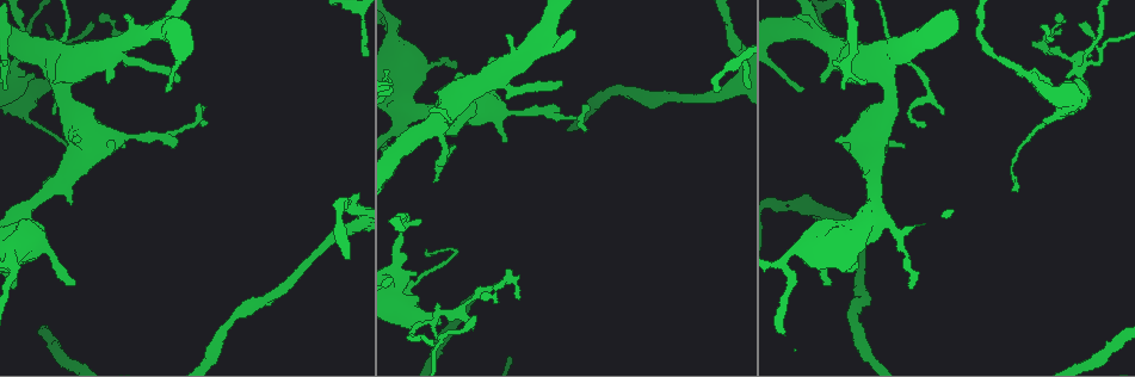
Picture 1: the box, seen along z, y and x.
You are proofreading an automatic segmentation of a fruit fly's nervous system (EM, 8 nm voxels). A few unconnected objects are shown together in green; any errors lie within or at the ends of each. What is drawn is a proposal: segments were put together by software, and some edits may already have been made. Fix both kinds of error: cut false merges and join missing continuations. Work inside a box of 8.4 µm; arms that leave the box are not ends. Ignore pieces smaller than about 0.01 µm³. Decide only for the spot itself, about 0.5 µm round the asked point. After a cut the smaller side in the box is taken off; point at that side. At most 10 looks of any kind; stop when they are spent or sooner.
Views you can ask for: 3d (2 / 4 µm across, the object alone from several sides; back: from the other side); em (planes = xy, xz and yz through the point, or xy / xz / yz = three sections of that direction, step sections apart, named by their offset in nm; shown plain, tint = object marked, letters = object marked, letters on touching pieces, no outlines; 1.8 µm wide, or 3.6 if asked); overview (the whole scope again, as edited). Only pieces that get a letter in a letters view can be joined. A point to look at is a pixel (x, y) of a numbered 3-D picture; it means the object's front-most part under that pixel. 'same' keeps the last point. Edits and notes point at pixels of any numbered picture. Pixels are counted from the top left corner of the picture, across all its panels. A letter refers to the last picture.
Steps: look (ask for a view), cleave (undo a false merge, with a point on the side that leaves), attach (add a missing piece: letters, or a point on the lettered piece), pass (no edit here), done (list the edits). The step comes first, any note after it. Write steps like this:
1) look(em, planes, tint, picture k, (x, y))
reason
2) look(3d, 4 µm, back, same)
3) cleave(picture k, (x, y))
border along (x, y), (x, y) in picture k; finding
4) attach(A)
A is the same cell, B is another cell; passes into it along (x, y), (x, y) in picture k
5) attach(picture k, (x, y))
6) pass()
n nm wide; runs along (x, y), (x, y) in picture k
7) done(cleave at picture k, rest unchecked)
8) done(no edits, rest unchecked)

look(3d, 4 µm, picture 1, (1044, 44))
sharp bend

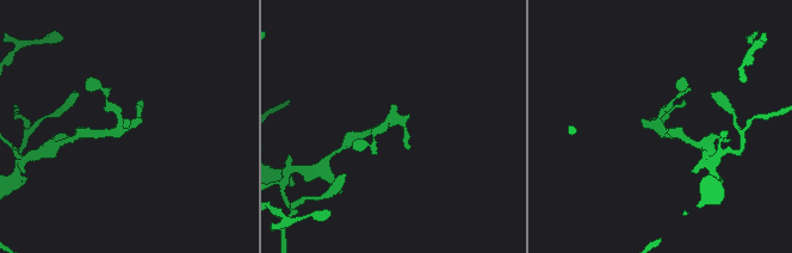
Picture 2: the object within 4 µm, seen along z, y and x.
look(em, planes, letters, picture 2, (385, 124))
shape alone is not enough

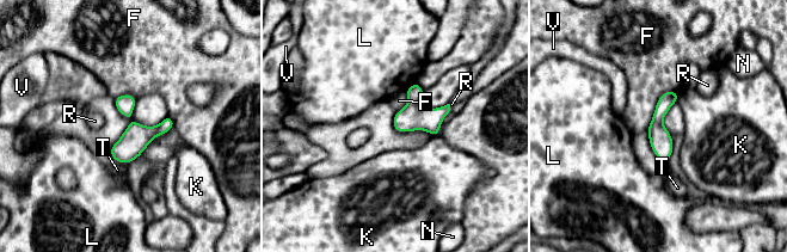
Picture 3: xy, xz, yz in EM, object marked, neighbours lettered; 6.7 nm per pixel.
pass()
F, K, L, N, R, T and V are other cells; runs along (675, 93), (658, 115), (664, 160) in picture 3; one cell here

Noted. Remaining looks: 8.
look(em, planes, plain, picture 1, (180, 80))
tapers out

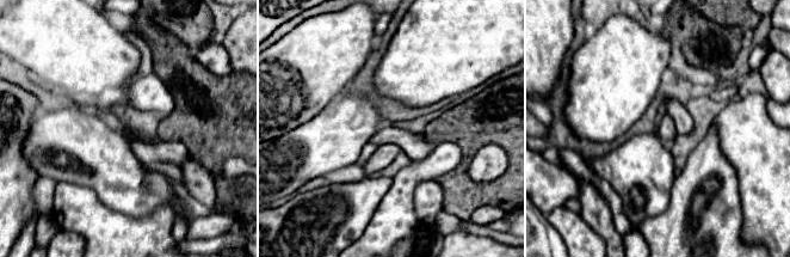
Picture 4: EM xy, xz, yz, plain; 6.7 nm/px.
look(em, planes, tint, same)
where the object lies

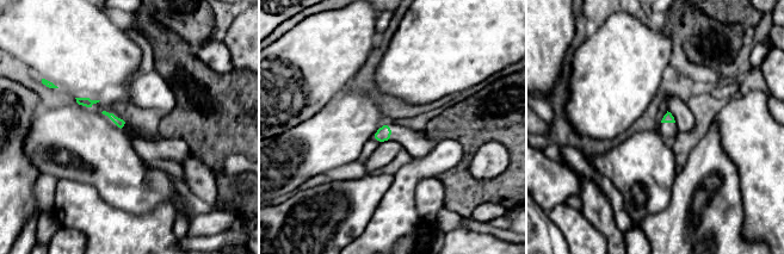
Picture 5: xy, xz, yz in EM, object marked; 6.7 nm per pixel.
look(em, planes, letters, same)
see the neighbours

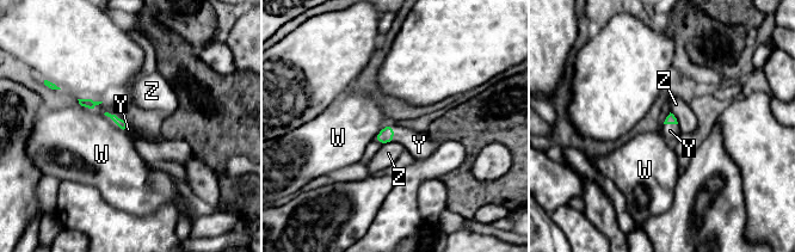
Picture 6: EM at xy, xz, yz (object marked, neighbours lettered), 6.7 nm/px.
pass()
W, Y and Z are other cells; none of them fits

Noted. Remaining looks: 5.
look(em, 3.6 µm, xz, step 4, tint, picture 1, (437, 117))
a narrow waist

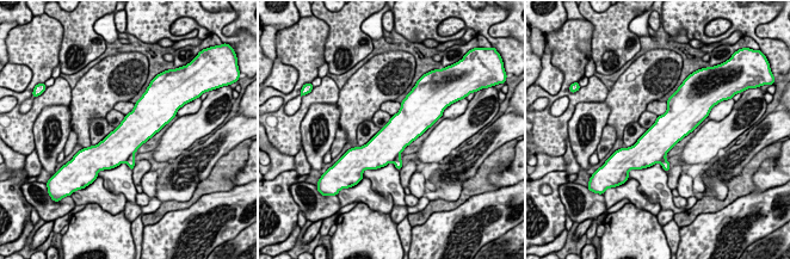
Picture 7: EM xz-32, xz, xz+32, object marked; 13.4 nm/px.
look(em, 3.6 µm, xz, step 4, letters, same)

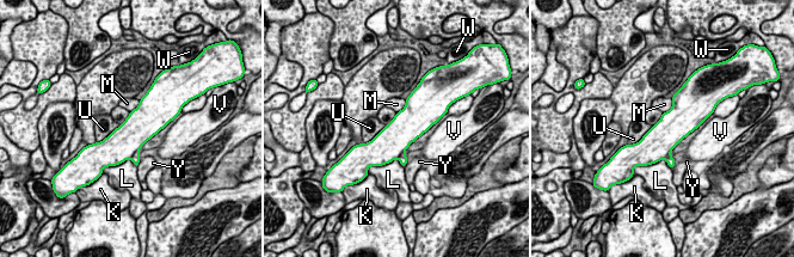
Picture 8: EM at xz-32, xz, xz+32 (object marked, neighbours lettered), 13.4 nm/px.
cleave(picture 8, (136, 160))
K, L, M, U, V, W and Y are other cells; border along (139, 157), (134, 155), (130, 158) in picture 8; a second cell is stuck on

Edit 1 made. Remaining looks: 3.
done(cleave at picture 8, rest unchecked)

